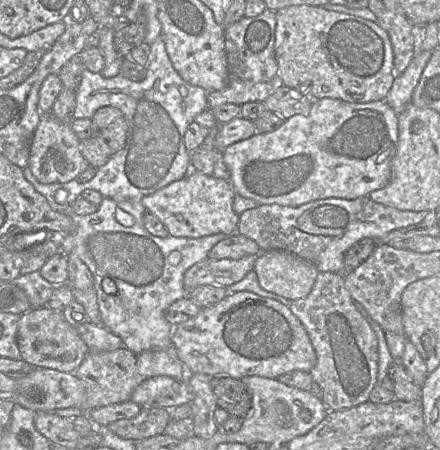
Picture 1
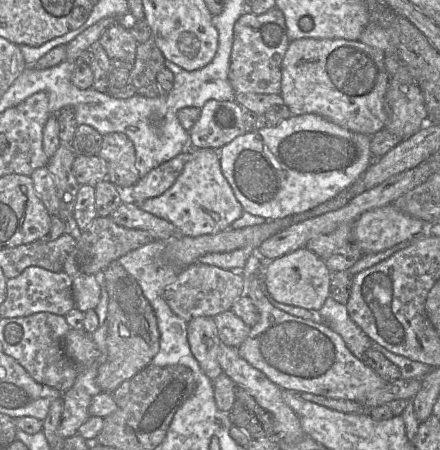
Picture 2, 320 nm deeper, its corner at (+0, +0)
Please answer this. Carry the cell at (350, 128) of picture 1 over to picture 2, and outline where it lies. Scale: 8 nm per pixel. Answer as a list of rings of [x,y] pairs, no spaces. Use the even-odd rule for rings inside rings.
[[[317,114],[291,115],[277,126],[247,132],[223,146],[219,150],[221,171],[245,212],[276,220],[312,209],[356,183],[374,161],[370,141],[370,136],[349,131]]]

